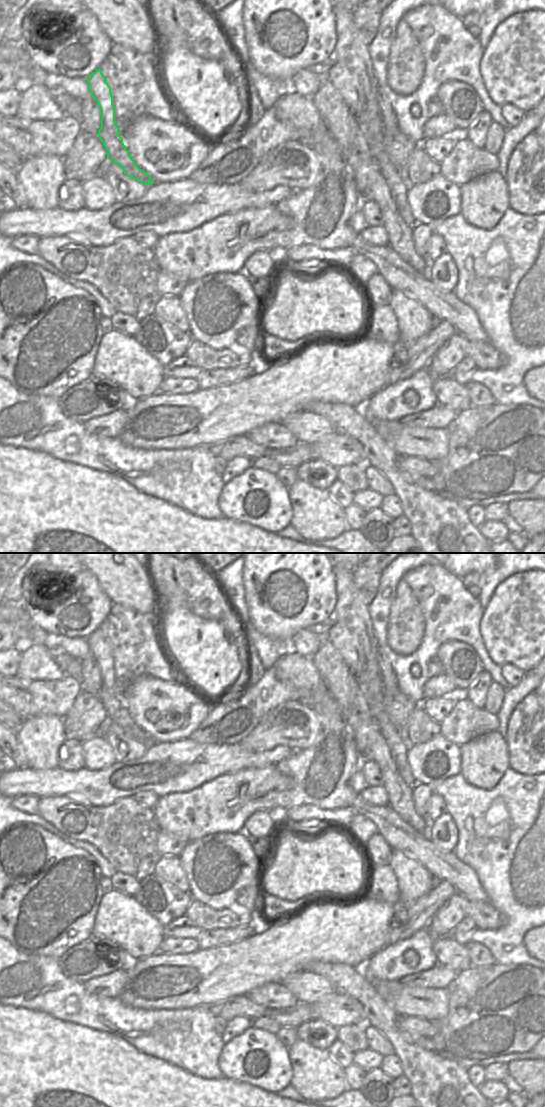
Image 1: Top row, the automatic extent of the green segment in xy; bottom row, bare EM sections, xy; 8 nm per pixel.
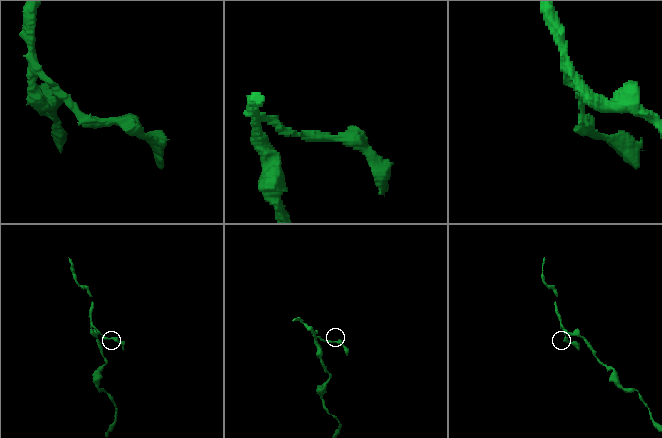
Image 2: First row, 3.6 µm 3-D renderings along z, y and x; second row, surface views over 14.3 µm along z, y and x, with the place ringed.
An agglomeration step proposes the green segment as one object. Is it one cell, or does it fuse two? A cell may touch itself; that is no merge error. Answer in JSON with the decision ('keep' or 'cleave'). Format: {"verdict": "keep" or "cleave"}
{"verdict": "cleave"}

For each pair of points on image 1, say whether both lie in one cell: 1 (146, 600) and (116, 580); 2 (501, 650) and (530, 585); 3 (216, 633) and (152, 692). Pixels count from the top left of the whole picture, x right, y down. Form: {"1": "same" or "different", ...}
{"1": "same", "2": "same", "3": "different"}

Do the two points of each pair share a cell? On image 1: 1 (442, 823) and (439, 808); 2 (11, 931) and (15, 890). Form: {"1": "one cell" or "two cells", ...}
{"1": "two cells", "2": "one cell"}

